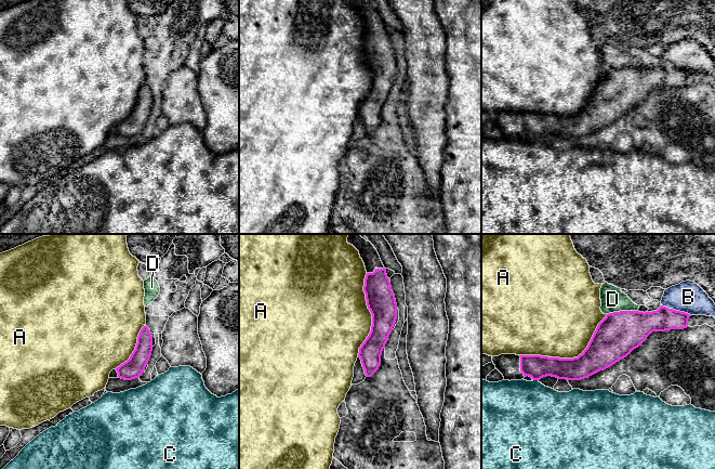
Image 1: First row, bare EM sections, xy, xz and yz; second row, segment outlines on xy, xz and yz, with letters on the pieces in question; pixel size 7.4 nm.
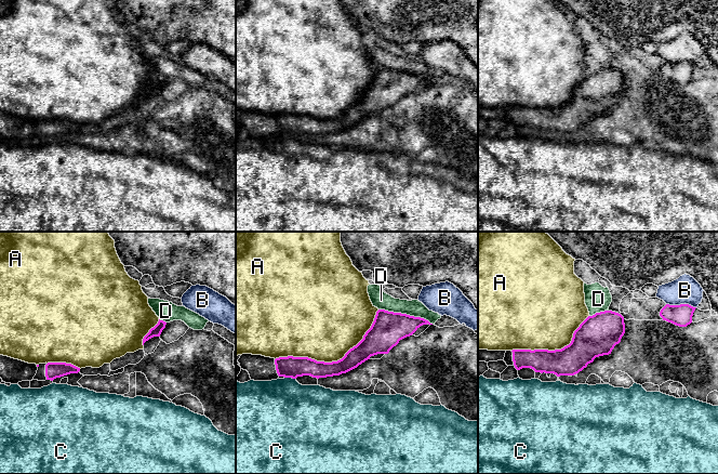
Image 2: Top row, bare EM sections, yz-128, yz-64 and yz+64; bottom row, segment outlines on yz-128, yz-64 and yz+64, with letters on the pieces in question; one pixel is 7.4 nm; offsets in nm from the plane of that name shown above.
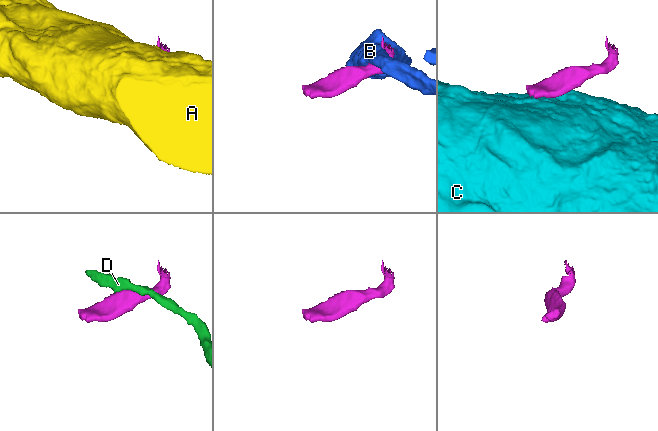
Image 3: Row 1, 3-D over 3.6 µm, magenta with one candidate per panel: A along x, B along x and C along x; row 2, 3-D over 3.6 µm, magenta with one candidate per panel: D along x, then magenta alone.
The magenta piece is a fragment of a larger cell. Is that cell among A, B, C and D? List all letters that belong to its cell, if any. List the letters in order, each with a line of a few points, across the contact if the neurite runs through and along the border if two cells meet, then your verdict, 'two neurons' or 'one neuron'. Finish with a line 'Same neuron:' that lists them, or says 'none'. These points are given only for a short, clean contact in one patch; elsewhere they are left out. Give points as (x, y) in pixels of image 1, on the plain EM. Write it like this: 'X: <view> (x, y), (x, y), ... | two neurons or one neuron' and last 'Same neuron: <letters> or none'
A: two neurons
B: two neurons
C: yz (533, 137), (538, 138) | two neurons
D: two neurons
Same neuron: none

